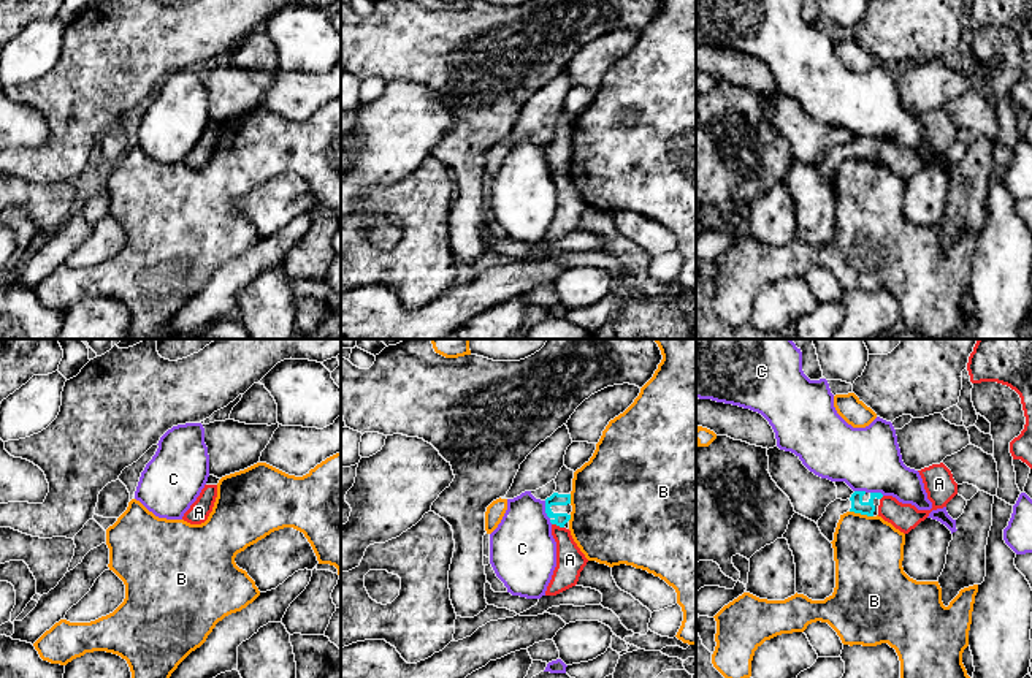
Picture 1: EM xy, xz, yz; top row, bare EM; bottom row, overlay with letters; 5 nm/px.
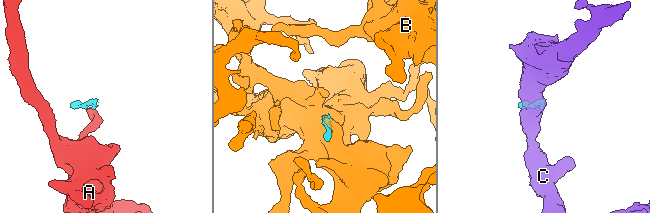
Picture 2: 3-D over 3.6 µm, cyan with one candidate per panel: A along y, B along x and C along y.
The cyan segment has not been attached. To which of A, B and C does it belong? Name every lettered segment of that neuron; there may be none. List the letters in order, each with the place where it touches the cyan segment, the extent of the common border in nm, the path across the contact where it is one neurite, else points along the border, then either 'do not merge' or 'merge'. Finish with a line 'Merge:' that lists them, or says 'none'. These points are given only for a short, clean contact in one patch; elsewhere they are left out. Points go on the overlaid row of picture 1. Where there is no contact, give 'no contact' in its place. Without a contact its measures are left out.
A: xz (558, 525) | 70 nm | across xz (560, 520), (558, 525), (569, 559) | merge
B: yz (861, 514) | 120 nm | do not merge
C: xz (546, 512) | 130 nm | along xz (544, 501), (544, 510), (552, 523) | do not merge
Merge: A

